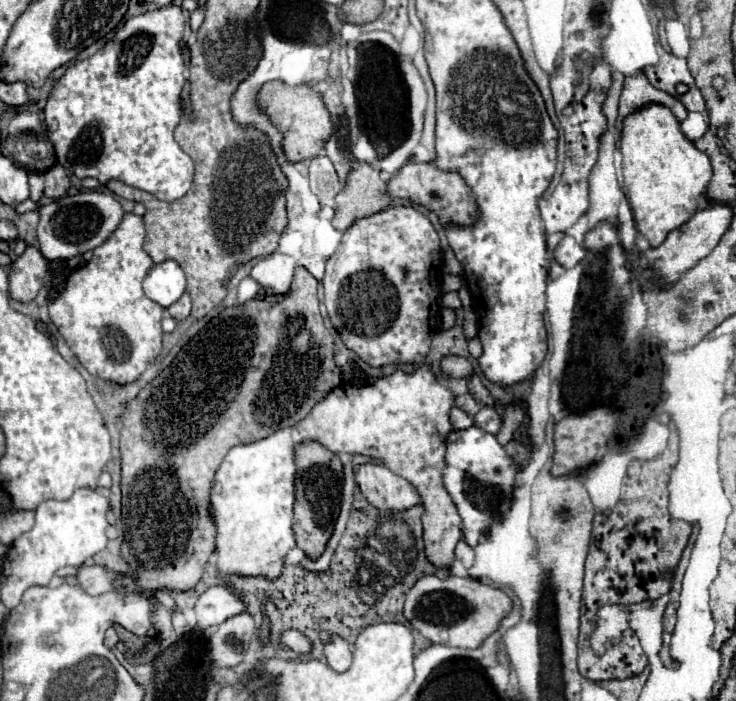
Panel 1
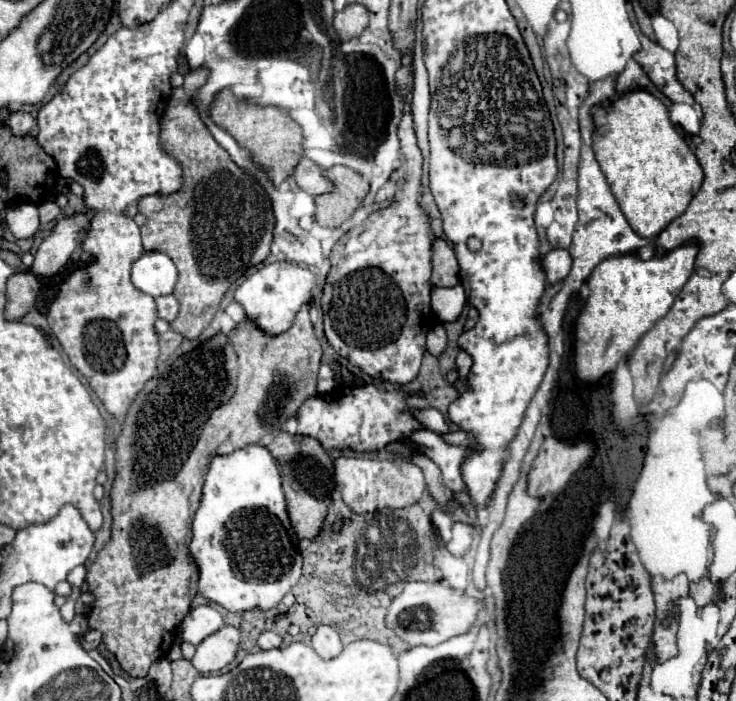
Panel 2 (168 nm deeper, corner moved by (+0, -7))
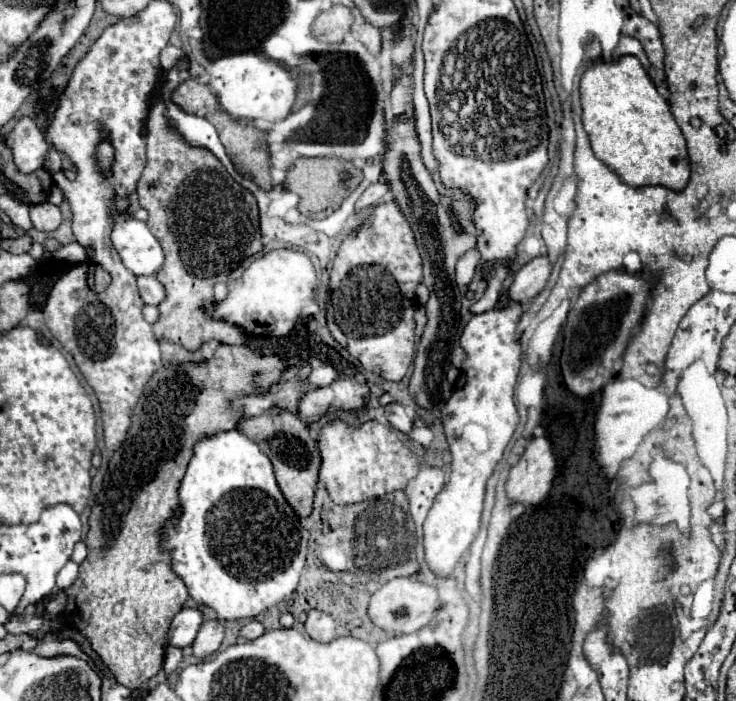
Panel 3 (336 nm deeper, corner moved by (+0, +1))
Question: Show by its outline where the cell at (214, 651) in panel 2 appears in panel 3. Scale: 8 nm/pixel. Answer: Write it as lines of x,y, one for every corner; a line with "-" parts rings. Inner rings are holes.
204,621
192,643
194,657
198,657
198,659
210,657
212,653
218,651
222,639
224,639
224,627
218,621

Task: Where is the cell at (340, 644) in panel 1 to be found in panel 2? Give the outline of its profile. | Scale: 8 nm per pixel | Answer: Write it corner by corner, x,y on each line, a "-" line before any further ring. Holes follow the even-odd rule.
320,625
316,629
316,633
312,637
312,647
322,659
334,659
344,649
344,645
340,641
340,635
328,625

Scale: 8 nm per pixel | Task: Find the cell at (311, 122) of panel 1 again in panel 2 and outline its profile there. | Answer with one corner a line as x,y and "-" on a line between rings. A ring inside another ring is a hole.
224,89
214,99
210,115
216,125
226,129
242,147
246,147
254,153
254,161
260,163
268,171
268,175
272,177
276,187
294,173
298,161
304,157
302,127
296,121
292,121
288,111
284,111
280,107
252,105
252,103
246,103
244,99
236,97
232,91

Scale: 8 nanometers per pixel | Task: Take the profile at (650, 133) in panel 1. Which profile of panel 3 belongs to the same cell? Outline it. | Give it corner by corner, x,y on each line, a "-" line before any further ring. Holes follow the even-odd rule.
634,55
588,65
580,81
580,101
582,123
594,155
608,163
624,183
634,187
660,183
674,191
684,189
690,179
684,135
674,121
670,105
656,91
652,79

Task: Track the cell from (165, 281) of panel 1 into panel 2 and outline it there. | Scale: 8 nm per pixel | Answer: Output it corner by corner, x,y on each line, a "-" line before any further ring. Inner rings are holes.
144,253
132,265
132,283
136,289
150,297
162,297
174,293
178,281
178,269
164,253

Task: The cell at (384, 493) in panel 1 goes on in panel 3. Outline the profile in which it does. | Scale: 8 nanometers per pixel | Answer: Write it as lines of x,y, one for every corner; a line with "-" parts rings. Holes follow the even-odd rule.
332,419
318,431
316,441
322,457
318,481
338,505
352,505
372,497
382,497
396,489
404,489
408,479
416,475
416,455
404,445
396,431
378,421
350,425
342,419

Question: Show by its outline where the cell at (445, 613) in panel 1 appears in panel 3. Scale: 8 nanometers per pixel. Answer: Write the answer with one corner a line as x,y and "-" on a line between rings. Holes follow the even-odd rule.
398,577
398,579
388,581
384,587
380,587
372,595
370,605
368,605
368,615
374,621
374,625
384,629
386,633
404,635
404,633
414,633
420,627
428,625
428,621
432,621
432,615
436,613
438,607
440,607
438,593
432,585
420,583
410,577

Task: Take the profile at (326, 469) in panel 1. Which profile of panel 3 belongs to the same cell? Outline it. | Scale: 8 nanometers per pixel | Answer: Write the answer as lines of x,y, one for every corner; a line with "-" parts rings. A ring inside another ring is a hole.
272,407
262,415
256,417
242,417
238,421
238,431
244,433
248,439
252,439
264,455
274,465
274,475
278,481
278,487
286,501
292,505
298,517
308,517
312,511
312,499
316,489
316,475
320,467
320,453
316,447
316,439
308,433
308,427
304,421
298,419
298,415
290,413
288,409

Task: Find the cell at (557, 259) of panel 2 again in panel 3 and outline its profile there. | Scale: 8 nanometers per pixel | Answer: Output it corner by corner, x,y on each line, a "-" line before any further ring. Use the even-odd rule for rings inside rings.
548,257
532,259
514,275
514,281
508,289
508,297
518,303
528,303
544,289
550,277
550,269
552,269
552,263
548,261

